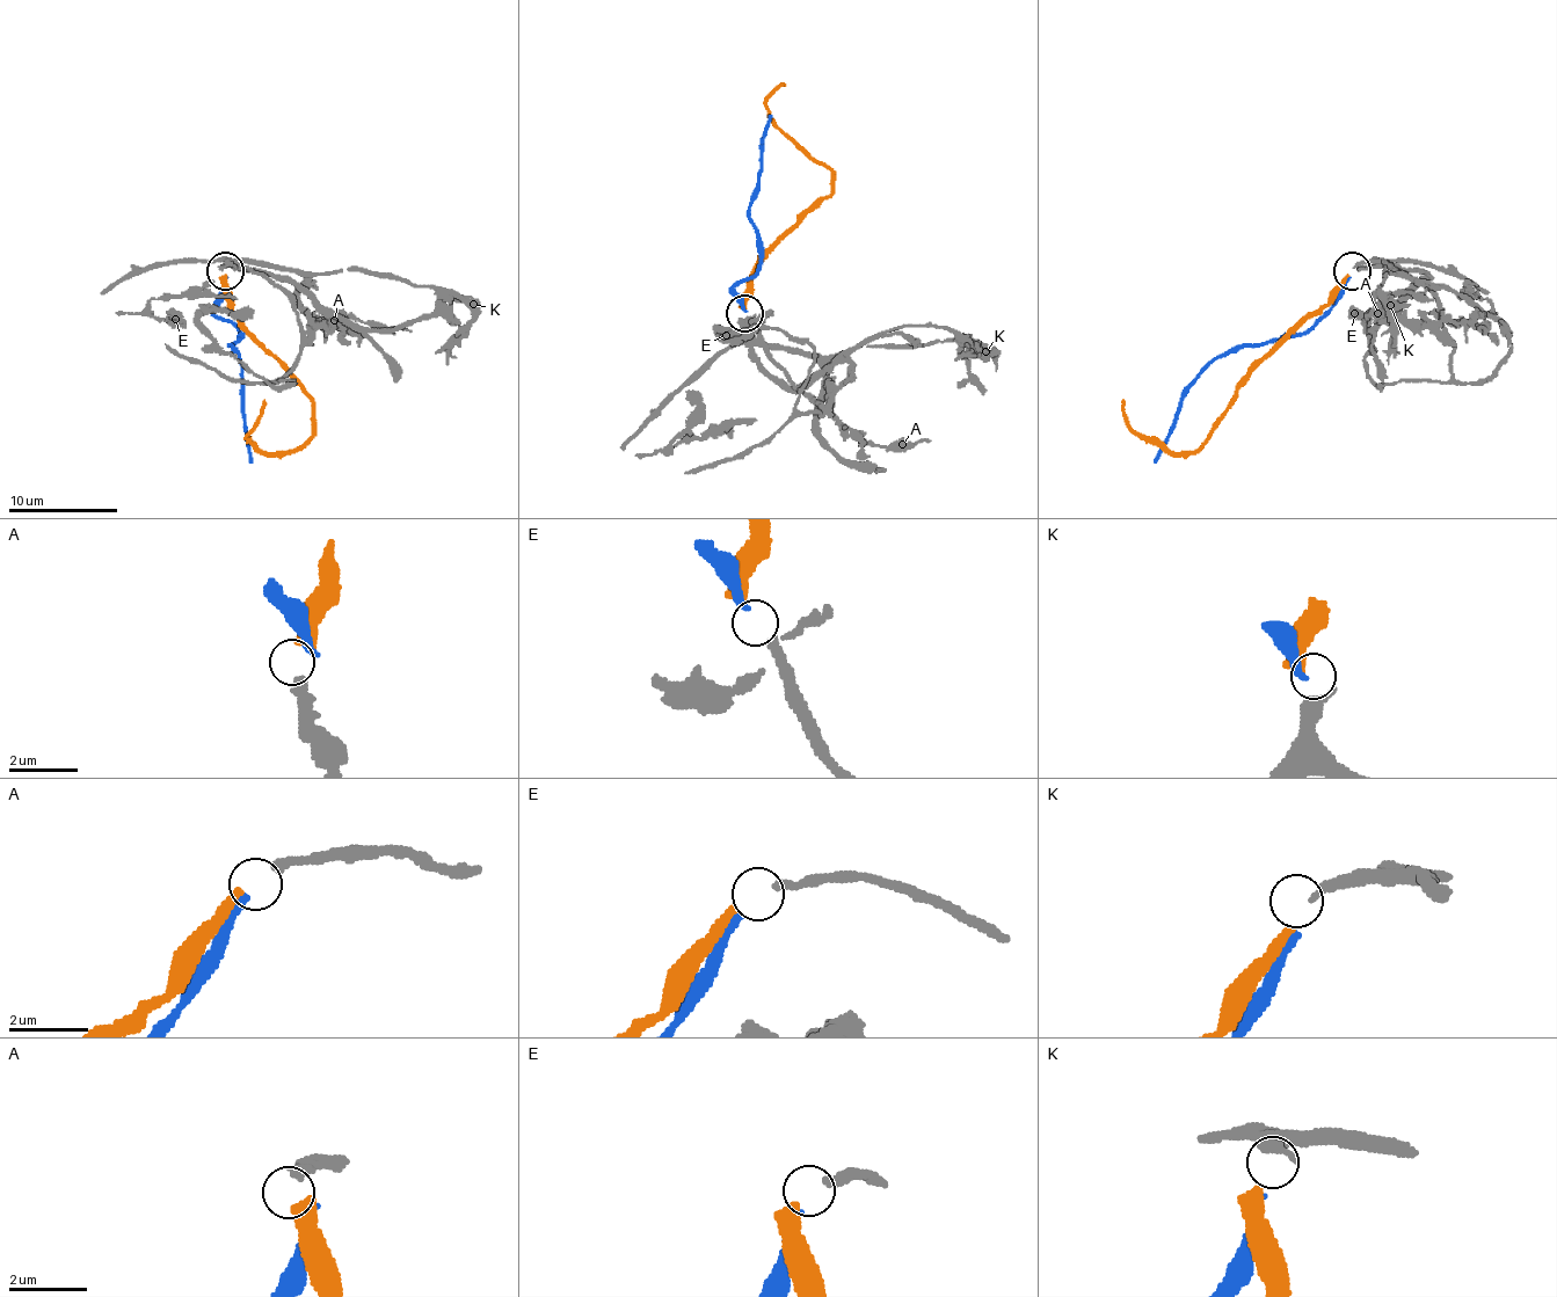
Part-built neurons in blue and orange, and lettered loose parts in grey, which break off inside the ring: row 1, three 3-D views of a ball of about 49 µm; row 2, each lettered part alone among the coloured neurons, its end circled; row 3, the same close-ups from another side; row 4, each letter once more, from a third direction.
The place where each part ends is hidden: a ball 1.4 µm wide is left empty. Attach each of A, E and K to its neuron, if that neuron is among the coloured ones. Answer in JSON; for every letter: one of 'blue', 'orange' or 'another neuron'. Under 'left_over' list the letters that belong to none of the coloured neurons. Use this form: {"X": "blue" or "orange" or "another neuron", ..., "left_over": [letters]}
{"A": "orange", "E": "blue", "K": "another neuron", "left_over": ["K"]}

